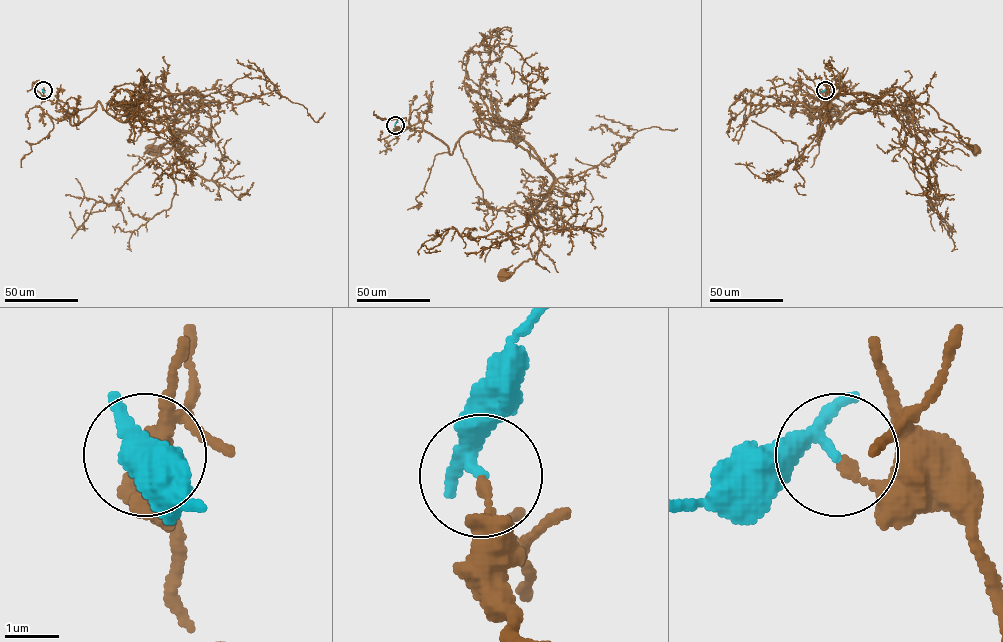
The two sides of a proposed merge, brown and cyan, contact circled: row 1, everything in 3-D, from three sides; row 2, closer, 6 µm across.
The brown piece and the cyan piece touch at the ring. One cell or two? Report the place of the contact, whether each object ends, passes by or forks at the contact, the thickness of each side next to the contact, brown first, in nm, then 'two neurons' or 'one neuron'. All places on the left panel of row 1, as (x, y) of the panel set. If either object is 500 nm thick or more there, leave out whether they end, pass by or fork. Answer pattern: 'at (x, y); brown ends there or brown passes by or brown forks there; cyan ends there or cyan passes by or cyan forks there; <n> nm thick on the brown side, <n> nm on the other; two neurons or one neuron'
at (43, 90); brown ends there; cyan passes by; 170 nm thick on the brown side, 240 nm on the other; two neurons

